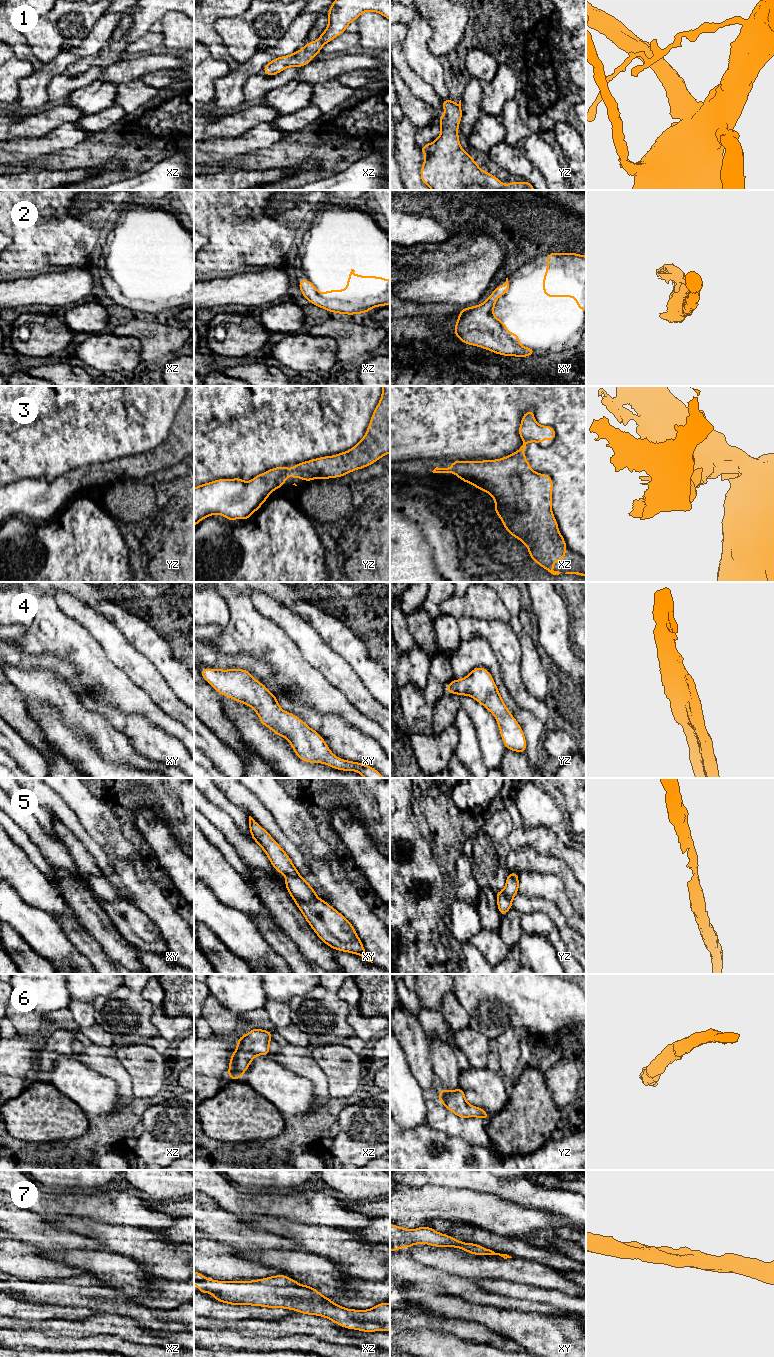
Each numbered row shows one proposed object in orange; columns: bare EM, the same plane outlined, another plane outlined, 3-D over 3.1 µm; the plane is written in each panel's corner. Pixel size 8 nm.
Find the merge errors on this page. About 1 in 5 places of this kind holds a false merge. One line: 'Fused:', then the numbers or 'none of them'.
Fused: none of them

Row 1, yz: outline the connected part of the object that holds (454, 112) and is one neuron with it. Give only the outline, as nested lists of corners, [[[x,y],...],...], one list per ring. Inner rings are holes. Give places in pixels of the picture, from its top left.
[[[453,99],[442,100],[441,106],[445,109],[446,114],[439,116],[441,126],[439,137],[434,142],[419,146],[420,151],[426,156],[420,172],[421,180],[425,185],[432,190],[535,190],[531,183],[524,179],[521,185],[517,181],[504,185],[490,172],[482,171],[475,160],[460,145],[458,125],[461,123],[463,114],[461,100],[458,105]]]

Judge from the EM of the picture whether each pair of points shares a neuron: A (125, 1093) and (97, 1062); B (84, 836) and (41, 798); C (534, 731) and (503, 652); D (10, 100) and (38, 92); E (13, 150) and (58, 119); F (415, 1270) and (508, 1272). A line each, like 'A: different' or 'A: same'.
A: same
B: same
C: different
D: different
E: different
F: different

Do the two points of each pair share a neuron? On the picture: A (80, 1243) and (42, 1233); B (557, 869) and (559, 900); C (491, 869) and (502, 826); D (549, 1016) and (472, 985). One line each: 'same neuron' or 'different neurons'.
A: same neuron
B: different neurons
C: same neuron
D: same neuron

